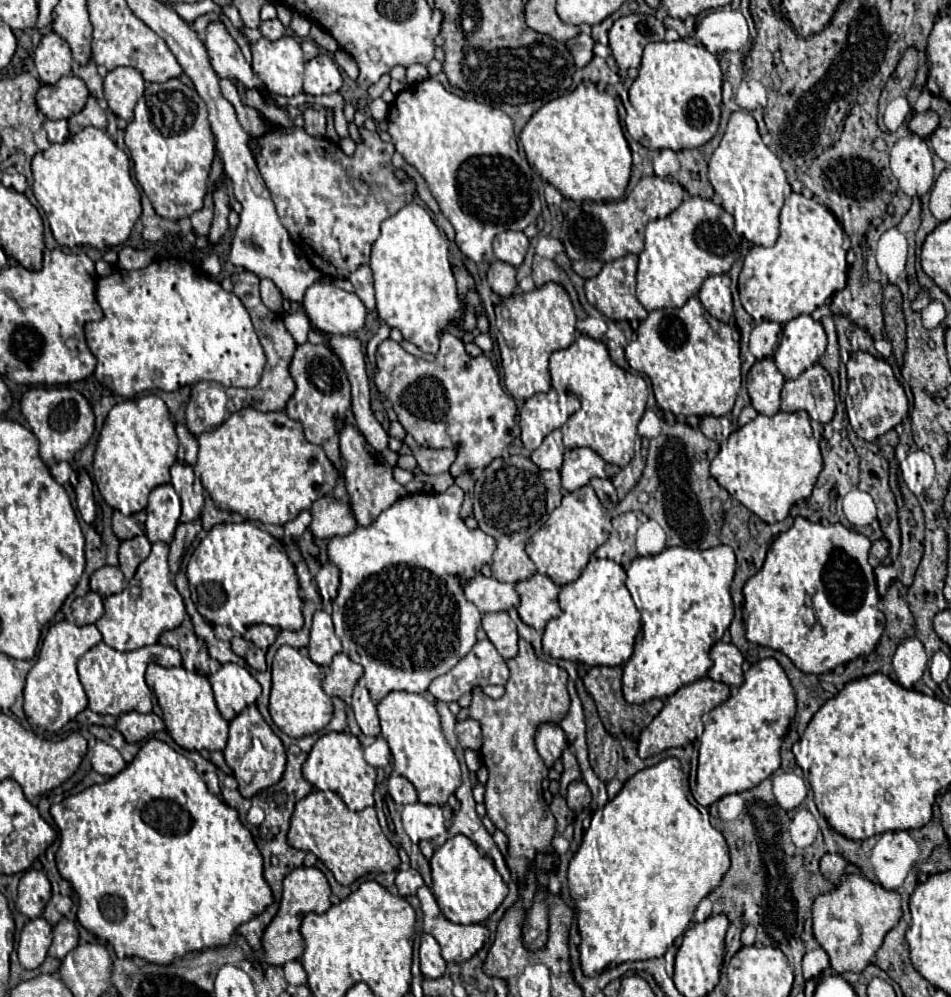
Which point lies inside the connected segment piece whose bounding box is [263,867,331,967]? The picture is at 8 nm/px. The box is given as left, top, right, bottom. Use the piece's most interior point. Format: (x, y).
(305, 890)

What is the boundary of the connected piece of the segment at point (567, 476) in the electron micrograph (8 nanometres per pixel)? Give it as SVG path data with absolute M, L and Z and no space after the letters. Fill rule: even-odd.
M581 447L565 453L565 463L561 467L561 483L567 491L577 491L587 485L593 477L609 479L611 475L605 471L607 461L597 455L593 449Z

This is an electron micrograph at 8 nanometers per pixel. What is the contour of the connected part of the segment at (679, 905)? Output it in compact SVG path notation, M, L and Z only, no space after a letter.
M693 741L688 745L693 745L689 773L683 771L675 757L663 759L661 763L653 763L653 767L635 773L615 799L607 801L607 805L599 811L600 819L595 819L597 816L593 815L581 847L569 863L567 886L577 907L581 967L589 977L625 961L663 957L667 947L673 945L673 941L691 925L699 901L721 883L729 869L729 849L725 837L711 825L708 809L695 801L689 787L696 783L699 743Z

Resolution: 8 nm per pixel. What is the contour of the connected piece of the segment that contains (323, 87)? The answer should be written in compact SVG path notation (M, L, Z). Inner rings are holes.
M317 55L315 59L307 61L303 93L313 95L313 97L321 97L321 95L339 91L341 83L343 83L341 71L329 55Z

